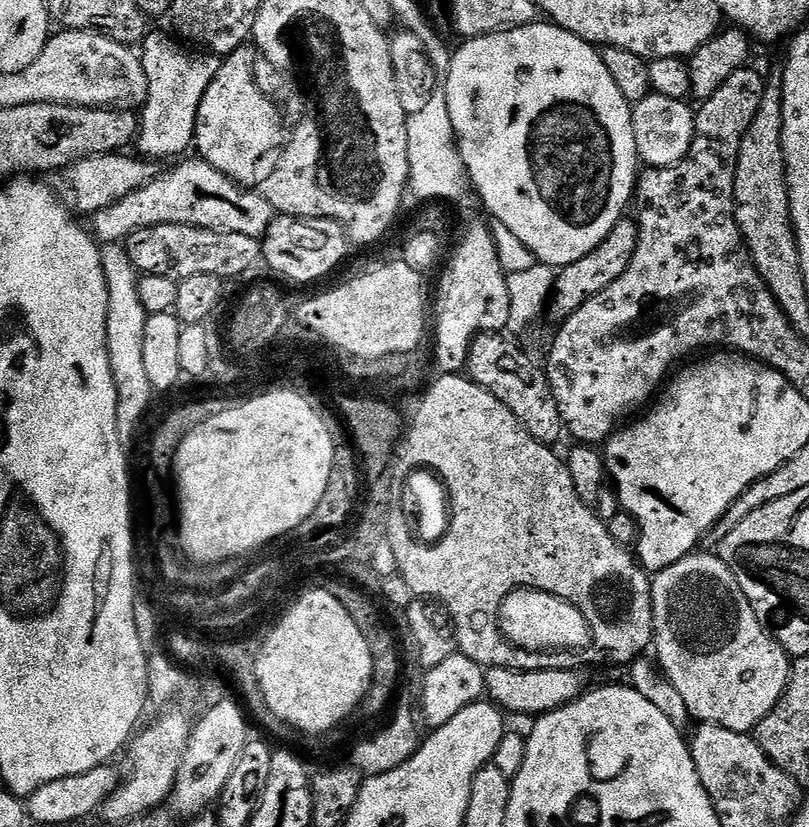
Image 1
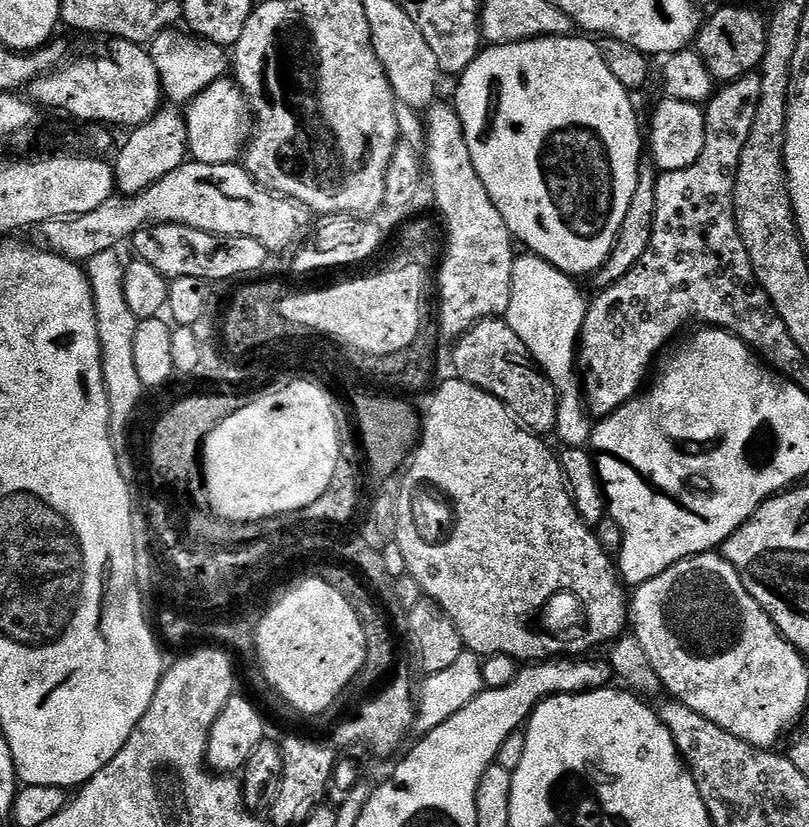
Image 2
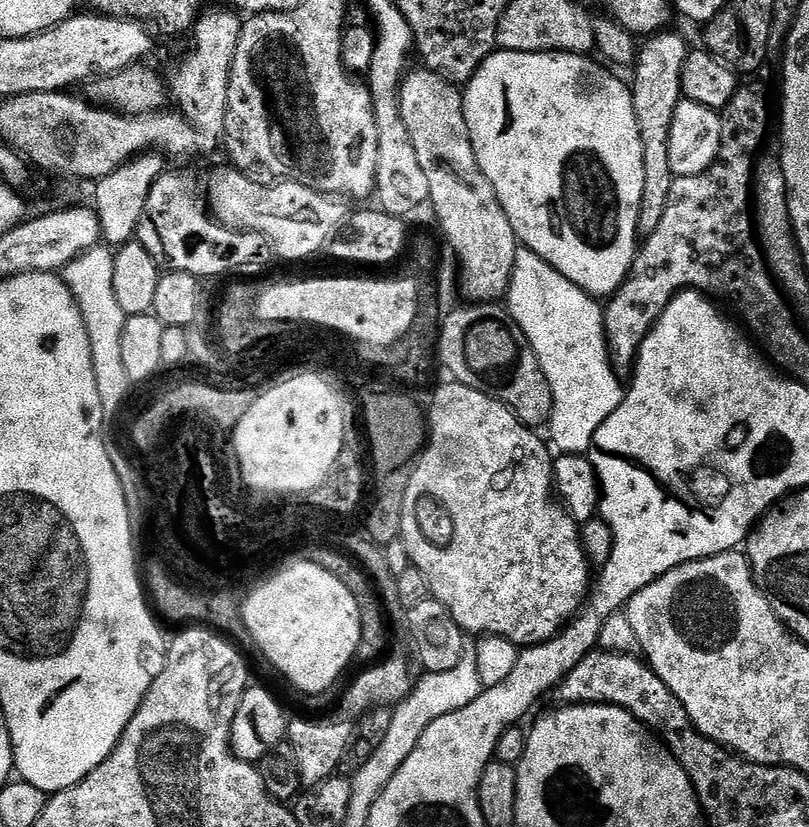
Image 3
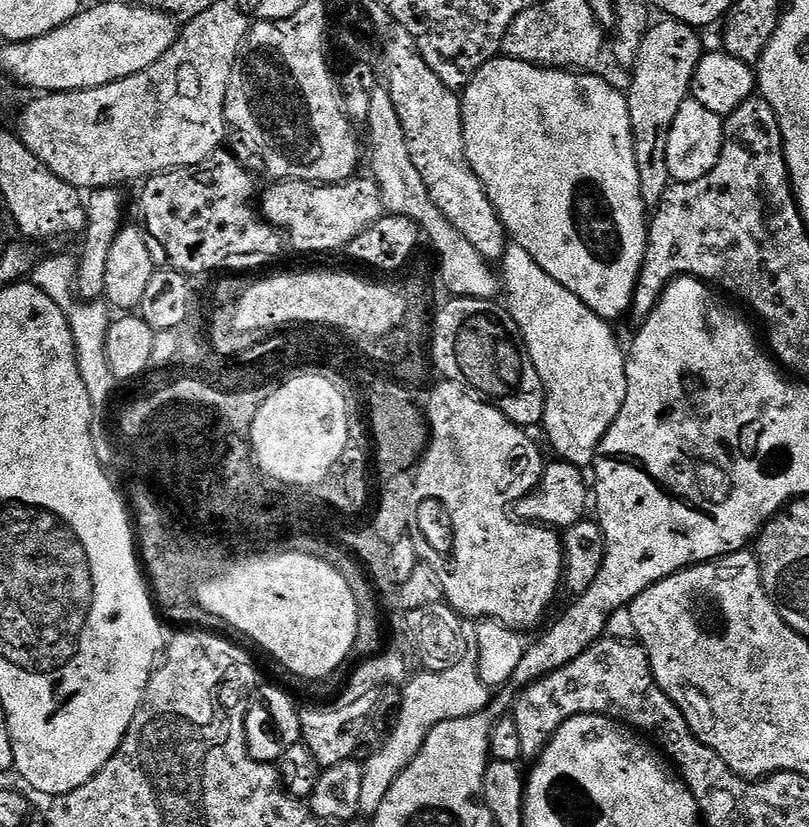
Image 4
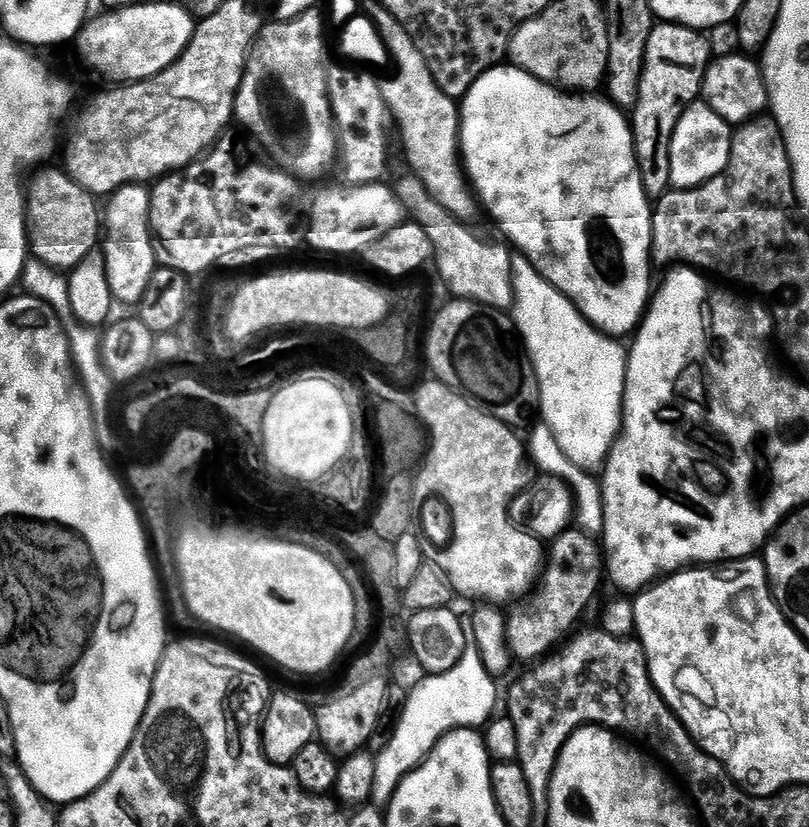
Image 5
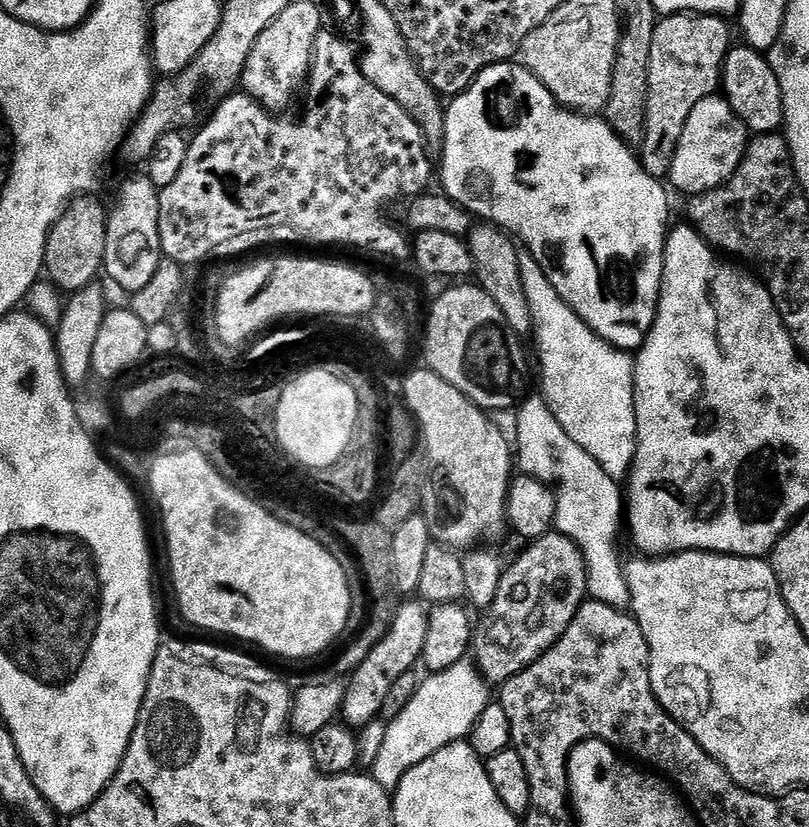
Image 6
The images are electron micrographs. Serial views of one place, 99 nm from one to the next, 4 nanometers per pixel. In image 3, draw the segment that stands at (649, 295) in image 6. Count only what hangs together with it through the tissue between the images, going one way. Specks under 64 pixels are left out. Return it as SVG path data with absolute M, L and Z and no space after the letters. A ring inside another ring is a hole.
M493 51L492 55L485 58L480 69L473 74L463 89L464 117L466 118L466 130L470 134L470 142L474 150L474 158L486 174L490 186L494 186L494 194L506 214L510 218L510 226L514 230L517 241L523 247L538 254L558 274L570 278L583 292L587 292L593 298L611 297L623 286L628 279L628 273L632 270L632 264L638 255L638 240L632 232L620 232L632 220L632 215L641 207L644 194L646 174L643 170L643 143L640 140L639 126L635 118L632 90L627 83L619 80L615 71L601 66L595 59L579 52L505 52Z

